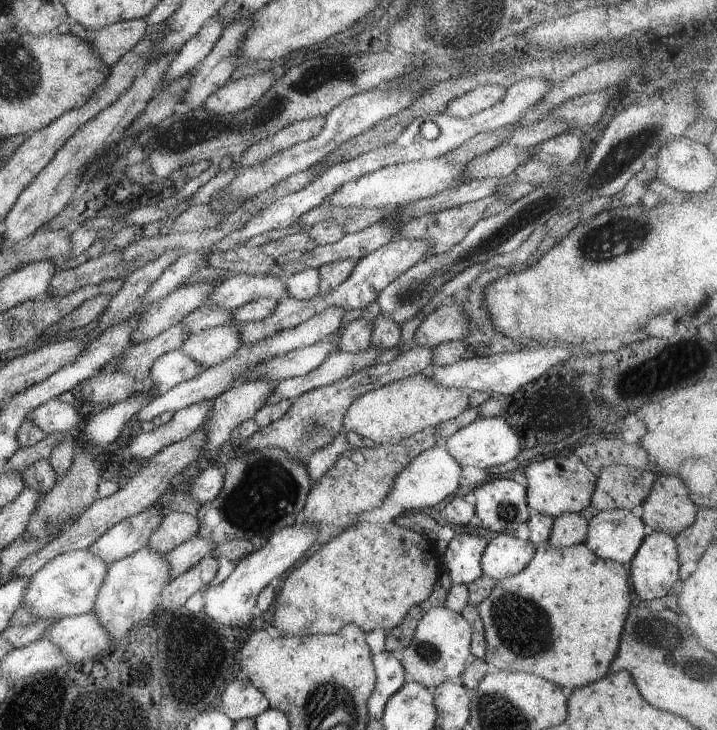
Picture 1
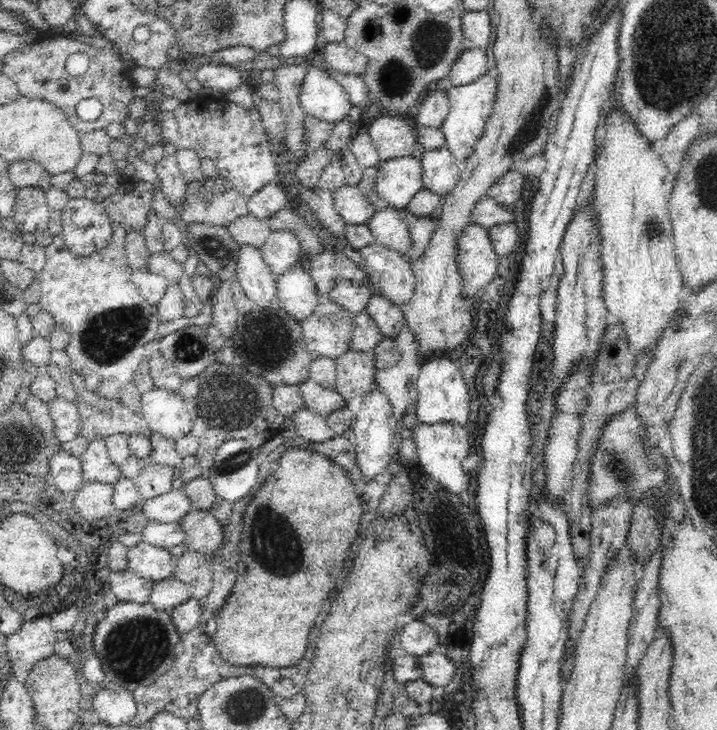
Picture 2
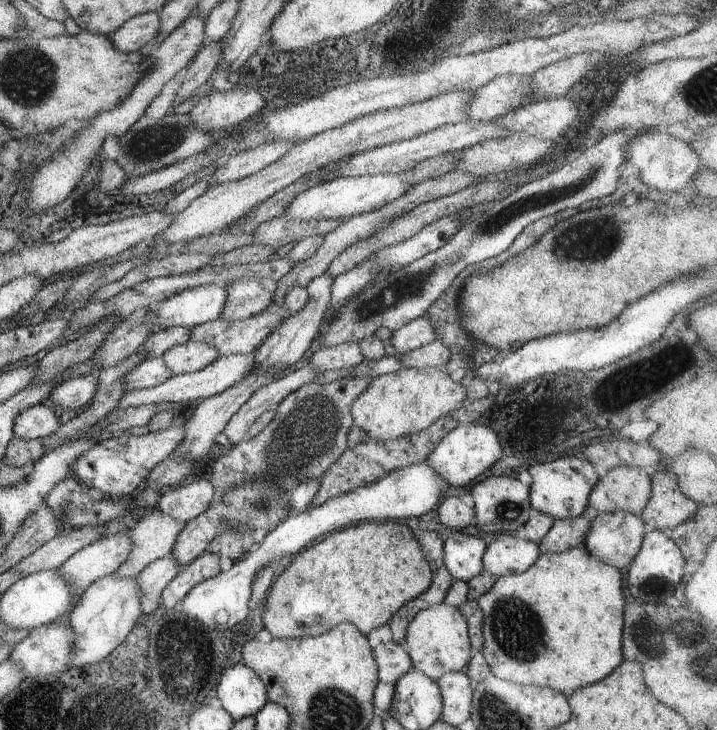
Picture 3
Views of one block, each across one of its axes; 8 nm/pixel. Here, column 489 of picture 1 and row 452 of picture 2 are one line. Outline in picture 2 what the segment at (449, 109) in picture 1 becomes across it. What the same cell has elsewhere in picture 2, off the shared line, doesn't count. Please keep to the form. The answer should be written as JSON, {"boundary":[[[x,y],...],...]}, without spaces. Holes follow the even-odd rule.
{"boundary":[[[94,438],[81,456],[82,479],[86,482],[114,485],[121,476],[120,464],[108,454],[105,438]]]}

